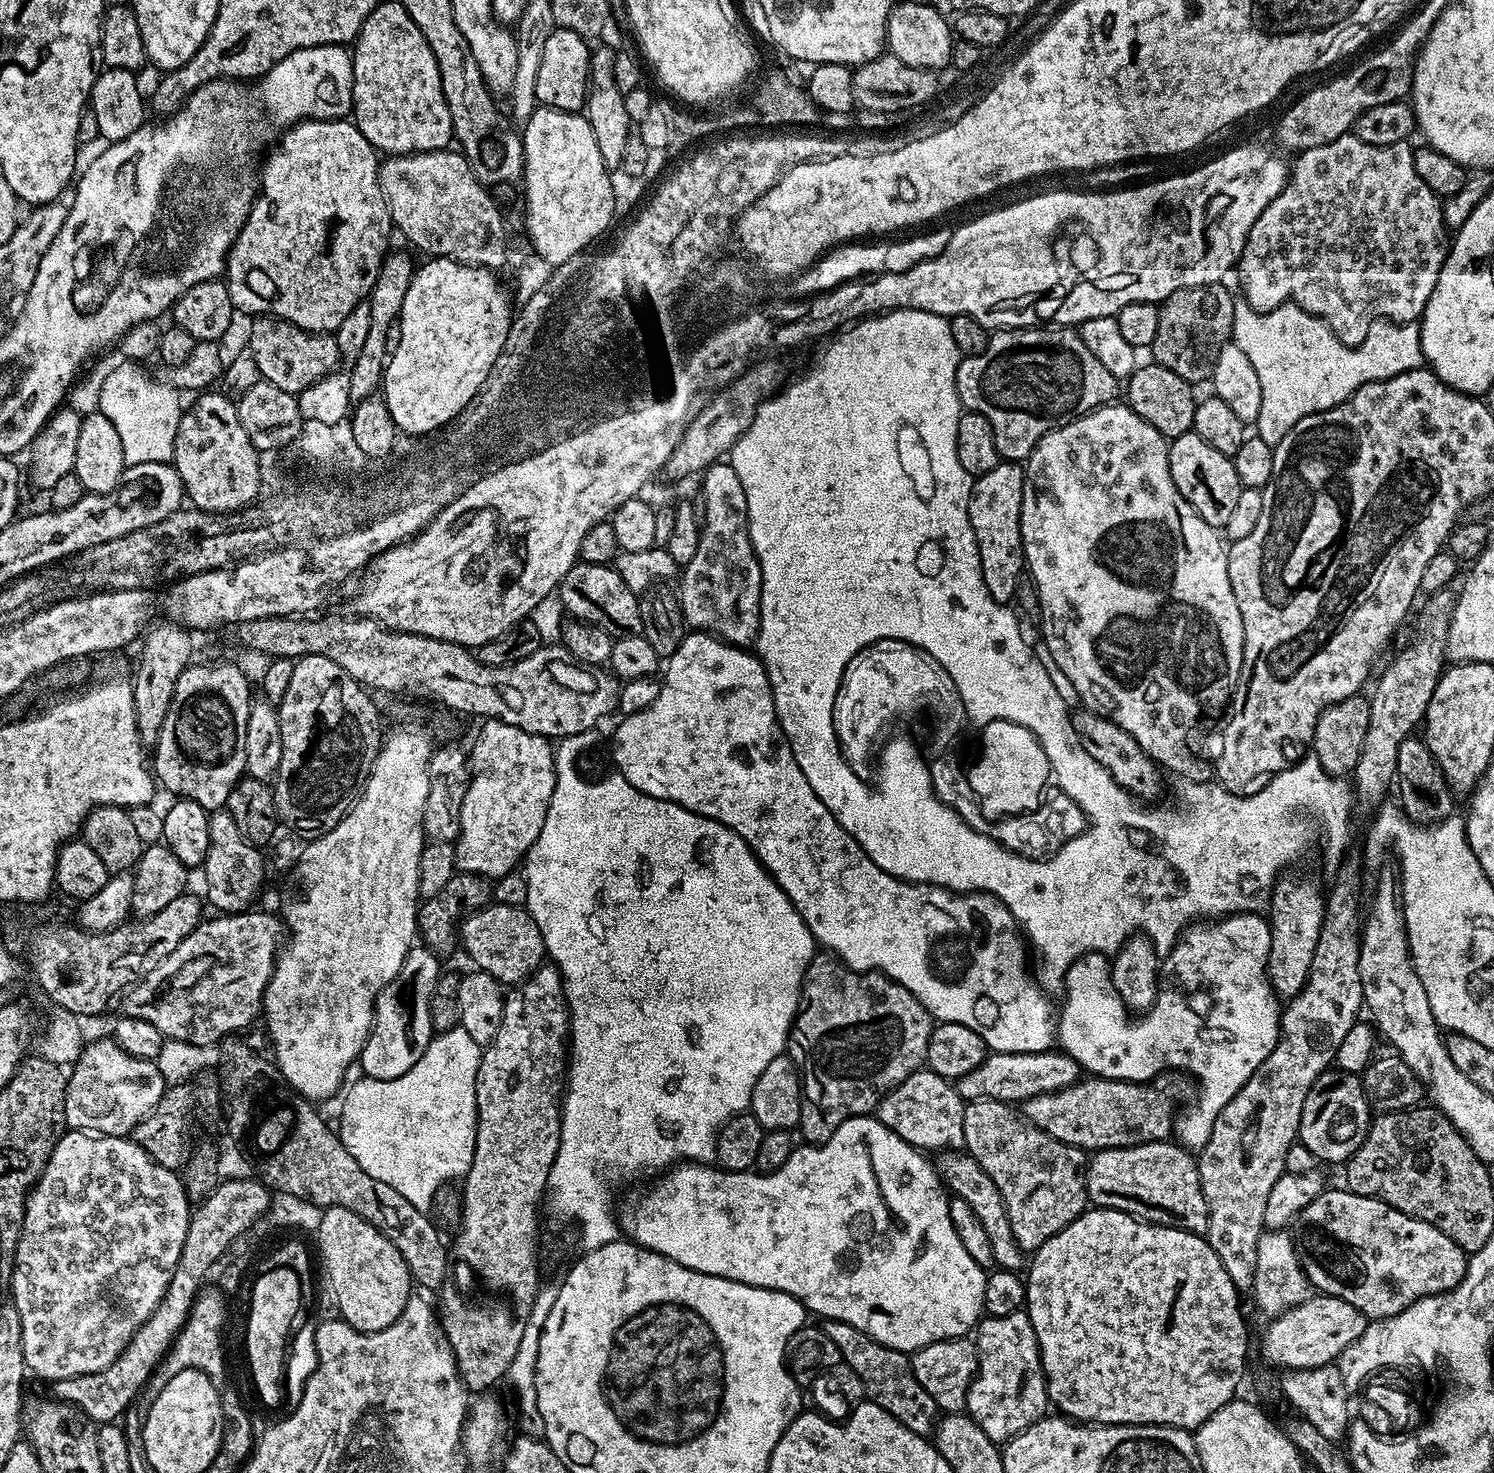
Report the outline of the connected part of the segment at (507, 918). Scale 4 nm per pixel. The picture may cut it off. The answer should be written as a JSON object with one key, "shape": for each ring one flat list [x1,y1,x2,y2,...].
{"shape":[[493,902,486,908,469,911,459,925,458,940,462,948,464,944,469,958,476,963,473,965,481,972,489,972,495,980,500,981,501,985,504,986,519,986,523,984,524,981,530,979,540,969,541,964,545,963,546,960,542,934,538,930,538,926,528,912,527,907,524,906,516,907]]}

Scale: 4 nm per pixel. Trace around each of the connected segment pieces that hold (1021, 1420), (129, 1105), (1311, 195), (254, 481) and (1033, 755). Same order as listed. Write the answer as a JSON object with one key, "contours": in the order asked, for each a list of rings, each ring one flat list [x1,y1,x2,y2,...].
{"contours":[[[1021,1310,1005,1316,985,1315,974,1329,976,1345,976,1377,968,1391,967,1415,971,1416,978,1426,986,1433,986,1438,997,1442,1007,1442,1022,1430,1039,1420,1045,1419,1050,1408,1048,1399,1048,1383,1044,1381,1044,1367,1040,1361,1038,1338,1034,1334,1034,1326,1030,1322,1027,1311]],[[112,1038,89,1041,80,1052,76,1063,71,1065,66,1079,66,1125,72,1130,83,1130,101,1136,128,1136,135,1133,142,1122,158,1106,166,1087,166,1081,155,1059,143,1060,126,1053]],[[1349,134,1334,142,1326,142,1322,146,1314,146,1301,152,1291,161,1288,181,1282,194,1278,194,1278,198,1274,198,1274,202,1270,202,1270,206,1266,206,1266,210,1258,214,1258,222,1250,226,1246,246,1238,261,1240,288,1244,291,1241,292,1242,298,1255,312,1269,312,1283,304,1297,304,1302,310,1323,318,1337,338,1351,348,1357,348,1366,338,1370,326,1374,326,1374,322,1379,320,1393,320,1396,324,1419,321,1424,315,1424,307,1430,294,1434,294,1434,286,1438,282,1444,259,1448,257,1450,232,1444,222,1441,197,1432,193,1430,186,1426,186,1426,182,1418,178,1418,170,1414,170,1414,148,1410,145,1408,140,1404,140,1394,145,1374,146]],[[205,390,199,393,199,395,197,395,193,400,196,401,194,401,192,405,187,405,186,411,178,422,177,437,174,438,174,450,171,463,175,465,178,474,181,476,181,482,184,483,184,491,192,506,200,508,203,511,215,513,227,514,238,512,240,509,248,507,248,505,253,503,253,501,260,495,258,451,247,436,246,430,242,428,242,423,239,422,239,410,237,405,234,403,233,397,220,390]],[[991,720,983,725,980,736,980,753,967,769,969,784,988,818,1020,816,1033,812,1042,803,1050,784,1048,755,1026,726,1012,720]]]}

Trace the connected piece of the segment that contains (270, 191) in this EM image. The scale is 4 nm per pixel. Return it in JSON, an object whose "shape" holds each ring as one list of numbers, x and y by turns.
{"shape":[[341,118,338,120,301,120,299,124,293,124,271,145,267,156,268,161,265,162,264,169,259,169,258,172,256,200,248,212,242,230,236,235,236,241,228,252,226,283,230,290,233,309,240,311,241,308,244,312,252,312,251,314,276,316,279,320,288,320,291,324,297,324,299,328,305,328,308,332,335,333,345,321,346,316,350,314,350,310,358,306,360,301,363,301,371,292,380,268,384,265,384,258,390,251,388,239,394,225,388,203,382,194,378,153,370,142,366,142,366,138,357,130,351,119]]}

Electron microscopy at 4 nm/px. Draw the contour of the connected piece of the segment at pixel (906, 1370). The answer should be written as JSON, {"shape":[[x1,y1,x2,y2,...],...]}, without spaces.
{"shape":[[829,1320,823,1325,823,1330,830,1338,830,1342,838,1346,841,1361,848,1364,850,1370,858,1374,858,1378,862,1378,865,1397,871,1403,882,1406,886,1414,898,1418,898,1422,902,1422,902,1426,906,1426,914,1434,925,1438,933,1435,938,1409,934,1398,930,1398,930,1394,922,1390,918,1378,914,1378,909,1353,894,1350,846,1322]]}

